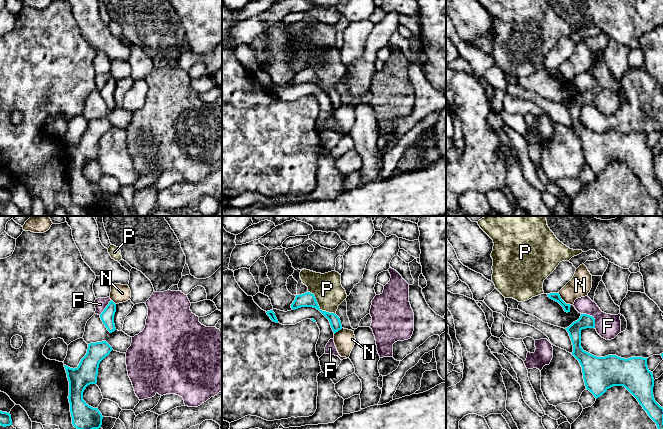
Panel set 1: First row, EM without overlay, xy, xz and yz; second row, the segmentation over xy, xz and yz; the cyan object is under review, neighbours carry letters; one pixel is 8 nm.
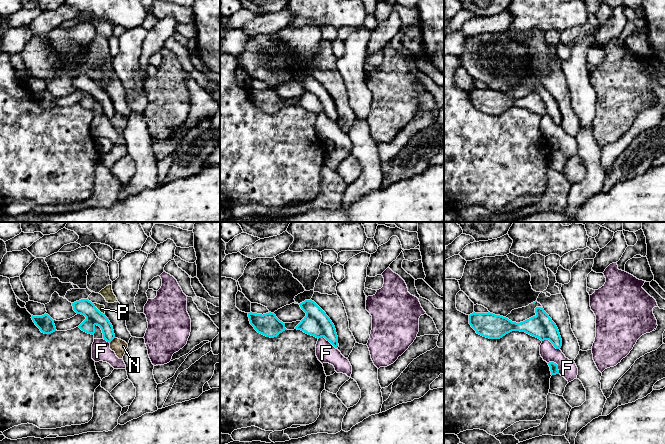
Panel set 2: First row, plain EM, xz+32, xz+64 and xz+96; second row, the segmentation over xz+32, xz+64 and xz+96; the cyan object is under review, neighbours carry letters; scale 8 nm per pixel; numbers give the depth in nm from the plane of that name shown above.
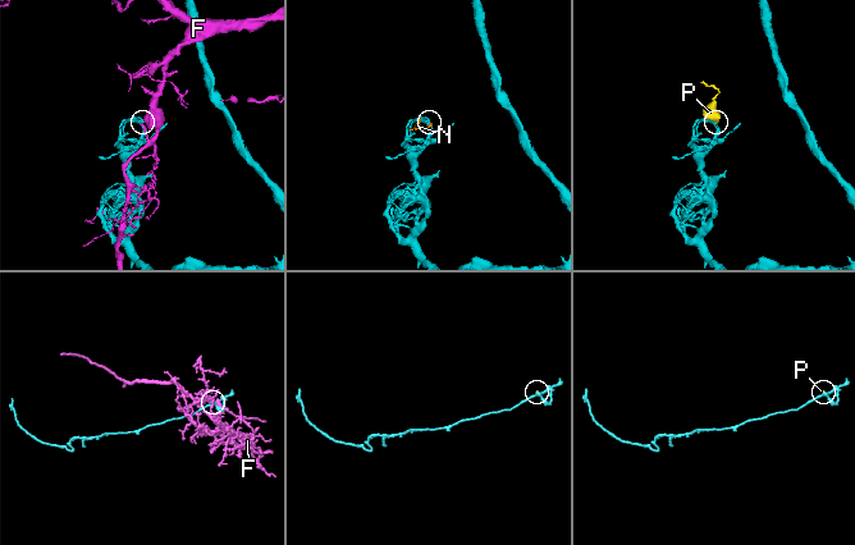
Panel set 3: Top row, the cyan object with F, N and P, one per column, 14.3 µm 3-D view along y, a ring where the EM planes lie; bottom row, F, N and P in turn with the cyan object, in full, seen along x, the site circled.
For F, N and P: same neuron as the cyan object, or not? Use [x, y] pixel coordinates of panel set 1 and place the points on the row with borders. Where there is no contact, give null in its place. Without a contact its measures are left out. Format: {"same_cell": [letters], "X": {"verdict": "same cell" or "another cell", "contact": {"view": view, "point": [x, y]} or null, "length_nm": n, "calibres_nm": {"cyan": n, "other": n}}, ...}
{"same_cell": ["N"], "F": {"verdict": "another cell", "contact": {"view": "yz", "point": [592, 317]}, "length_nm": 170, "calibres_nm": {"cyan": 110, "other": 200}}, "N": {"verdict": "same cell", "contact": {"view": "yz", "point": [562, 300]}, "length_nm": 150, "calibres_nm": {"cyan": 70, "other": 180}}, "P": {"verdict": "another cell", "contact": {"view": "xz", "point": [318, 307]}, "length_nm": 300, "calibres_nm": {"cyan": 120, "other": 240}}}

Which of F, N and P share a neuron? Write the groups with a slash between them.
F / N / P

